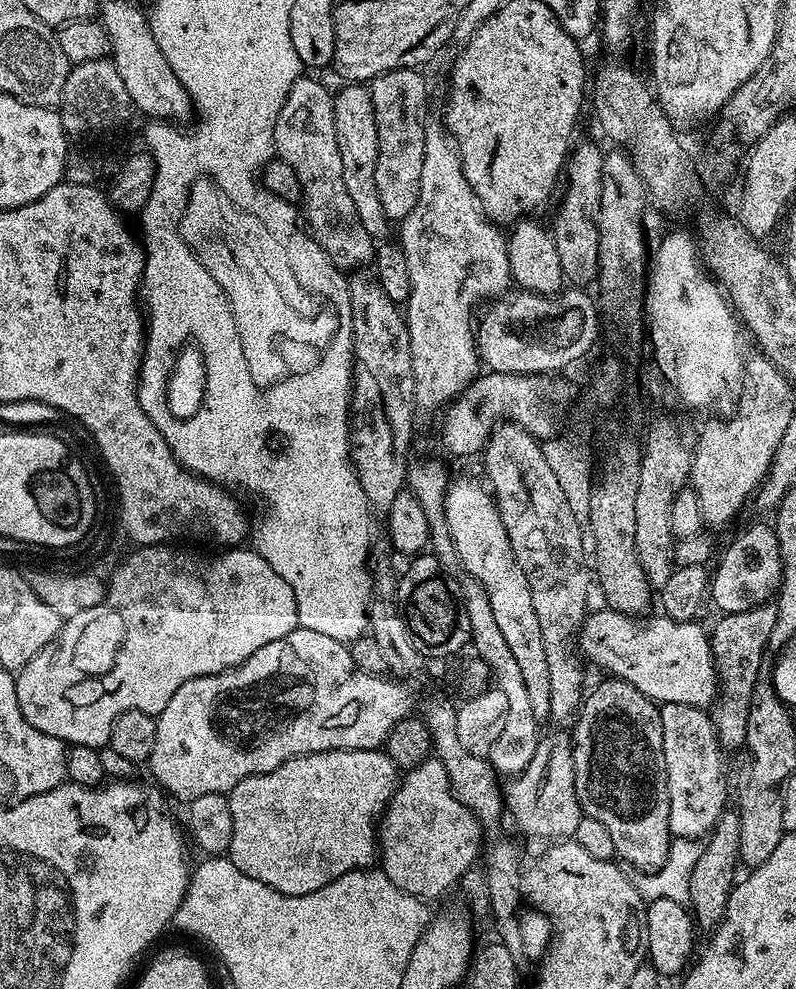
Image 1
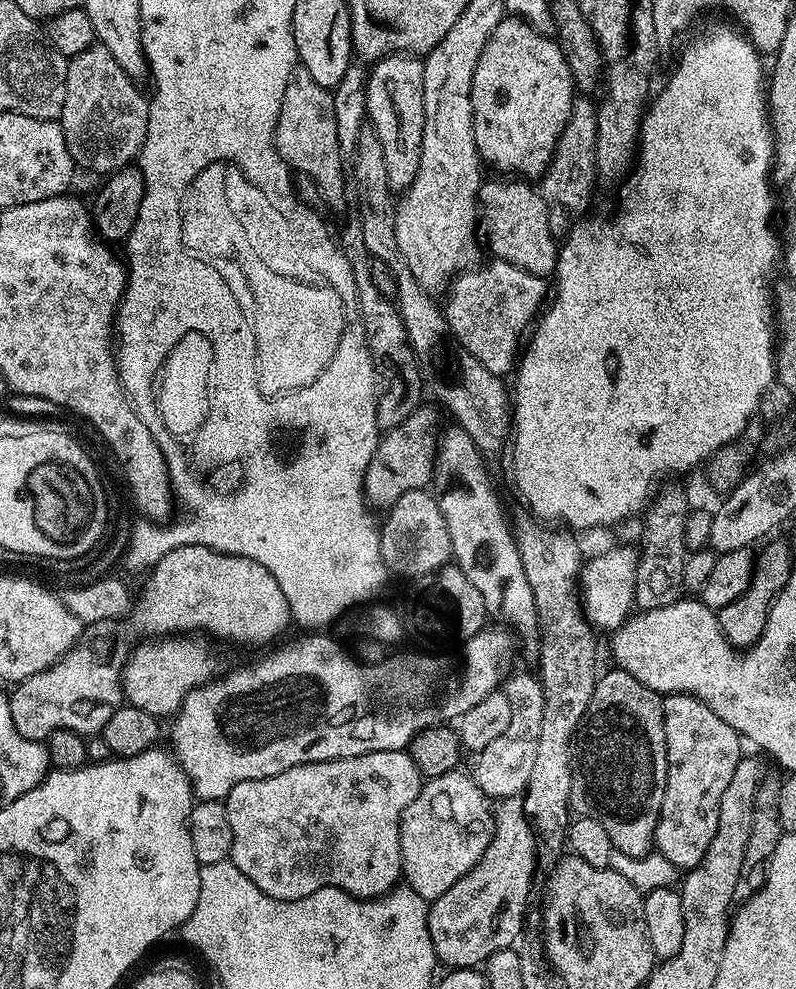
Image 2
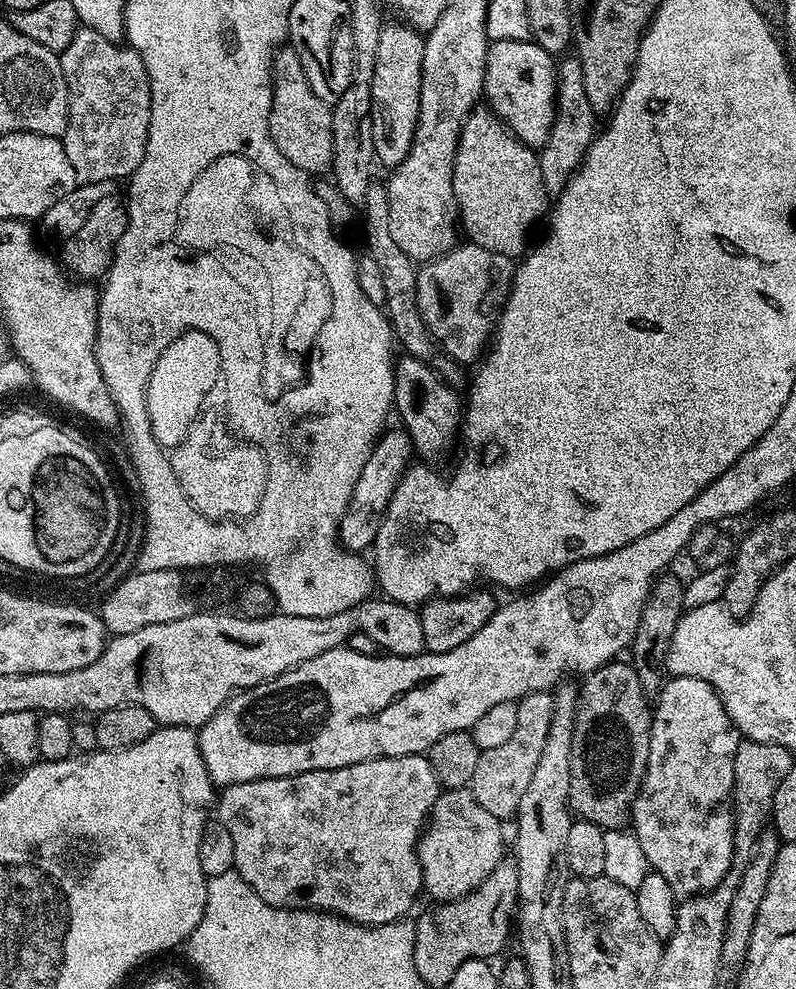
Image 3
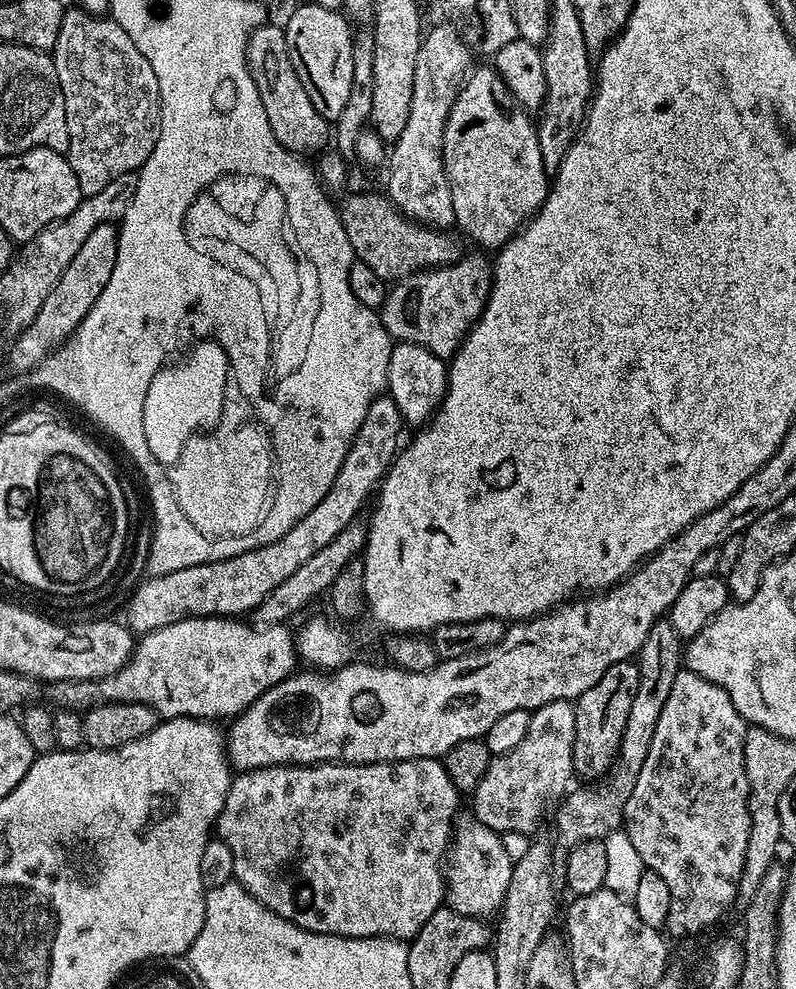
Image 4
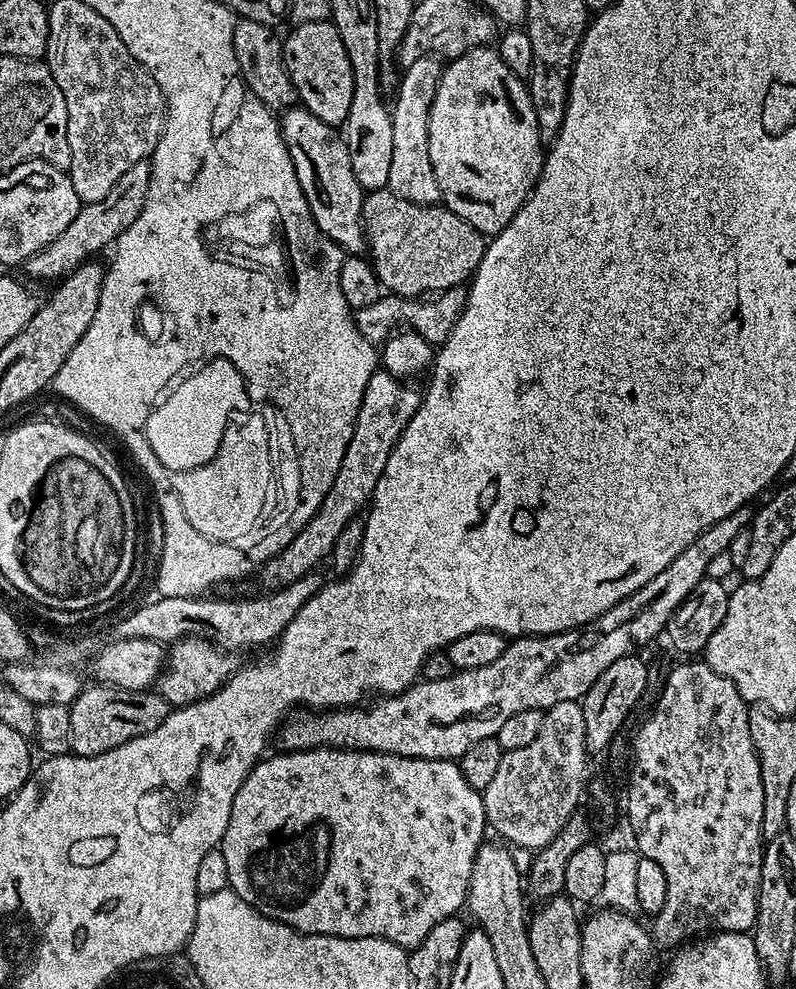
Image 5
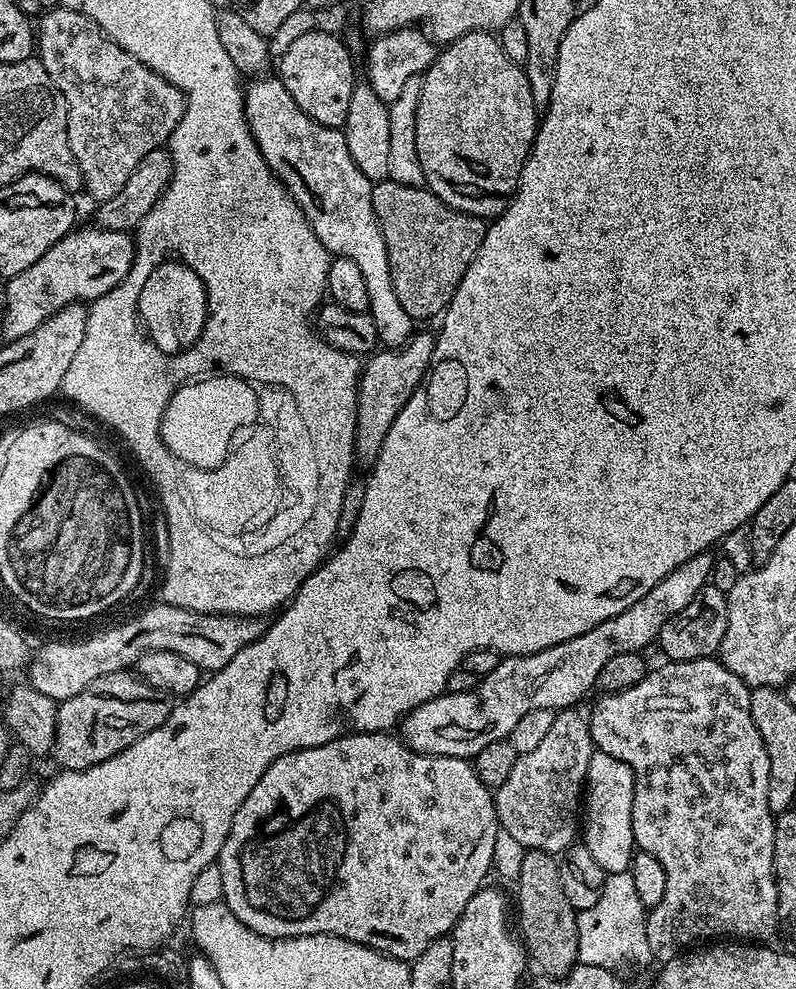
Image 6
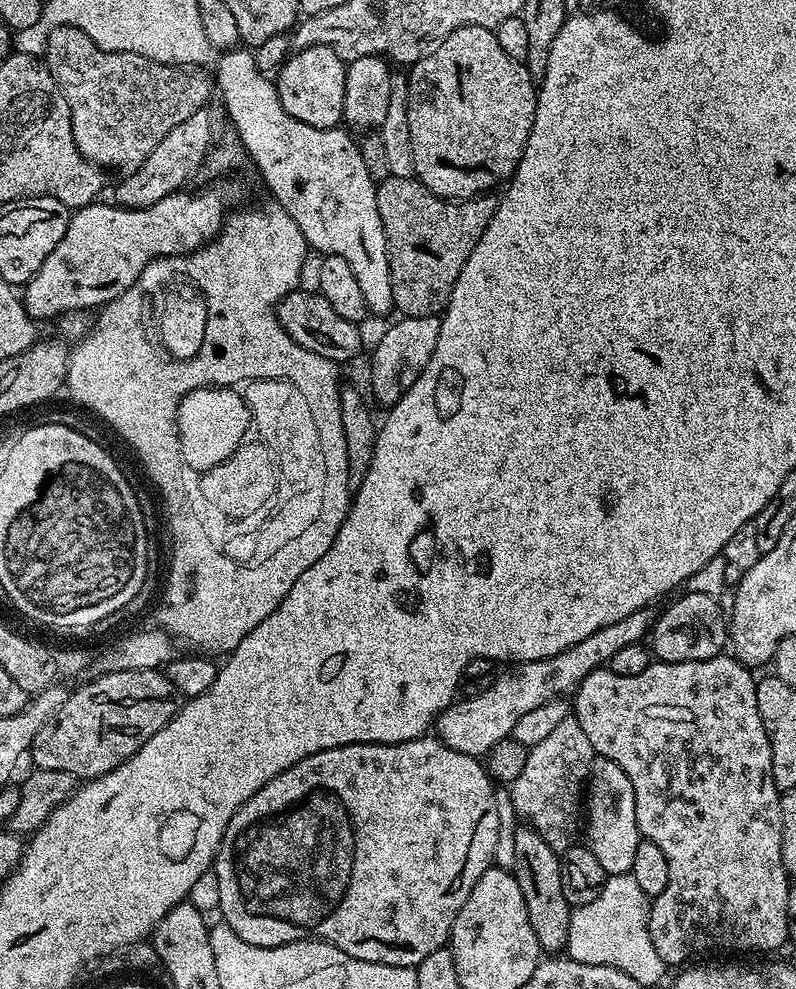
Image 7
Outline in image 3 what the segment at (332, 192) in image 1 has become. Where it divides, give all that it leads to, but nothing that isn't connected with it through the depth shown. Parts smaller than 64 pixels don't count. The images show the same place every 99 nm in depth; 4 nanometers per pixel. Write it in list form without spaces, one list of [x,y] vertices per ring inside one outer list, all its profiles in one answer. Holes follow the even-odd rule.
[[[284,46],[272,61],[272,109],[270,130],[274,146],[282,150],[298,170],[309,174],[327,173],[332,167],[334,142],[332,141],[332,110],[314,94],[298,54],[290,46]]]

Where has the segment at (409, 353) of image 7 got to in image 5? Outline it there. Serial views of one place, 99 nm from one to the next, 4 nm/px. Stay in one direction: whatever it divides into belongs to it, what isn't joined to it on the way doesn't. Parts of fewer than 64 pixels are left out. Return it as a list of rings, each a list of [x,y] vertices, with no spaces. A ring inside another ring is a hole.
[[[383,370],[375,372],[370,382],[366,382],[366,394],[362,394],[362,406],[358,406],[354,434],[350,434],[350,446],[346,446],[346,454],[342,458],[342,466],[338,466],[334,486],[330,486],[322,506],[312,513],[310,522],[284,544],[289,543],[284,549],[280,548],[263,564],[259,576],[265,589],[284,588],[290,582],[298,582],[298,578],[315,573],[316,567],[331,557],[338,536],[349,520],[359,517],[365,511],[366,505],[376,494],[378,478],[382,478],[386,462],[392,457],[402,430],[408,428],[410,418],[414,418],[420,405],[421,389],[416,389],[412,384],[415,383],[405,382],[401,377],[392,376]]]

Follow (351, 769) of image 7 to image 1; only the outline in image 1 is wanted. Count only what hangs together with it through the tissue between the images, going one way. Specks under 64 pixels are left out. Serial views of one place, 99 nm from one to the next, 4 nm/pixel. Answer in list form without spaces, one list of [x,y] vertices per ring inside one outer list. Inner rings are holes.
[[[375,748],[296,756],[274,770],[247,776],[227,793],[230,818],[234,818],[234,838],[230,838],[227,855],[242,874],[287,896],[310,894],[342,874],[371,869],[378,860],[378,825],[401,779],[401,769],[384,750]]]

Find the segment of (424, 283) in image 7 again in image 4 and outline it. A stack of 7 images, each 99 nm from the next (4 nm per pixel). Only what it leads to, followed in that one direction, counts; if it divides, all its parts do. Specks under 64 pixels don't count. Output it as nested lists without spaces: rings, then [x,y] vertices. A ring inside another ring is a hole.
[[[356,192],[345,198],[338,211],[352,243],[355,259],[366,262],[366,266],[370,266],[370,270],[385,282],[400,282],[425,268],[453,264],[462,255],[459,242],[448,236],[452,234],[409,220],[387,195]]]

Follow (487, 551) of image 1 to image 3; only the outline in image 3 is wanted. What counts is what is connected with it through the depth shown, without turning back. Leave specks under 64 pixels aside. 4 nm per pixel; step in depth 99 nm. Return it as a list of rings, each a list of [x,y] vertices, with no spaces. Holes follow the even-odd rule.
[[[403,358],[404,360],[397,359],[394,364],[394,375],[396,377],[396,390],[394,393],[394,412],[395,415],[400,415],[399,422],[402,425],[402,428],[405,432],[408,433],[410,439],[412,439],[412,447],[415,449],[417,453],[420,452],[424,456],[429,456],[430,459],[436,460],[439,456],[444,456],[447,454],[448,451],[451,450],[452,447],[456,444],[456,436],[458,440],[458,433],[461,431],[462,428],[462,400],[455,396],[452,393],[452,388],[448,384],[444,384],[444,380],[442,377],[438,376],[430,367],[432,367],[427,361],[425,360],[418,360],[415,358]]]

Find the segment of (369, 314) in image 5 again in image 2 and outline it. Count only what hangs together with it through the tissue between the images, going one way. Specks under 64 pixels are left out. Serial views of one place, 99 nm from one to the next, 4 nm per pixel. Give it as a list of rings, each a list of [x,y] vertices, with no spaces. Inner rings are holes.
[[[505,260],[489,261],[459,273],[447,285],[448,301],[443,301],[442,311],[456,343],[465,352],[474,354],[486,370],[504,378],[517,363],[522,341],[538,309],[549,299],[550,284],[545,277],[530,274]]]

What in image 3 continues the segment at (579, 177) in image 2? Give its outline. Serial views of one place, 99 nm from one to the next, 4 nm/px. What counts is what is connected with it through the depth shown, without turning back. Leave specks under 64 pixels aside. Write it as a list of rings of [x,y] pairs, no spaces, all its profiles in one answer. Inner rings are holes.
[[[571,58],[558,68],[558,83],[556,85],[556,117],[548,140],[539,149],[540,165],[542,166],[542,182],[546,186],[549,197],[559,197],[576,169],[584,163],[584,156],[589,146],[598,135],[596,120],[598,114],[590,106],[590,98],[586,98],[586,82],[582,82],[582,66],[579,59]]]

